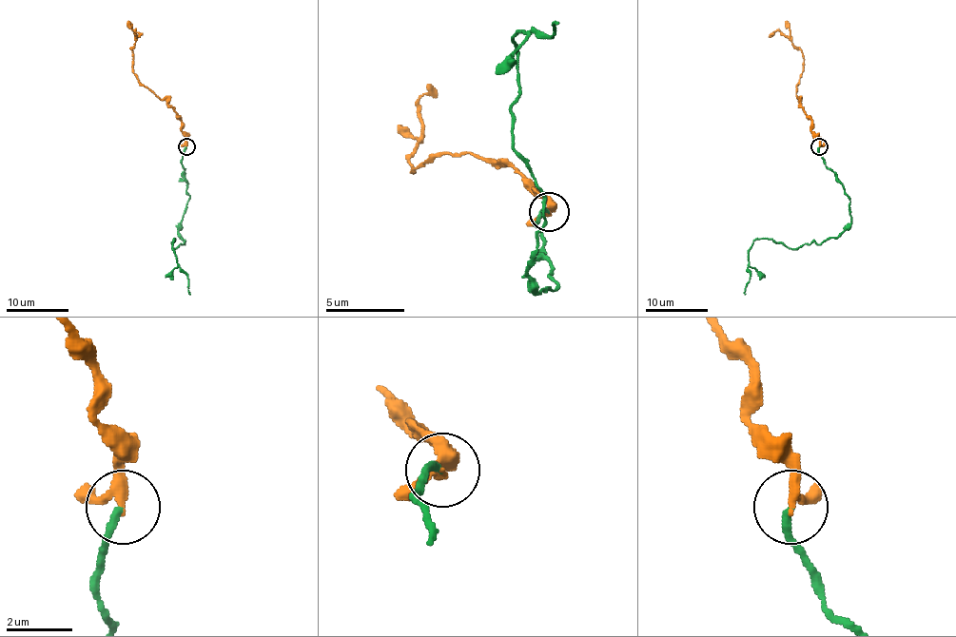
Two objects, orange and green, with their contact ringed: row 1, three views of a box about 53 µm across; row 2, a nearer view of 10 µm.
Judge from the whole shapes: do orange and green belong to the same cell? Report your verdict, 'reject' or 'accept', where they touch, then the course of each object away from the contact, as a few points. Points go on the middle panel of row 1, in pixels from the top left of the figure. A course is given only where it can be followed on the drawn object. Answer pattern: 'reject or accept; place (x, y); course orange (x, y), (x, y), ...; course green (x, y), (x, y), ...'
accept; place (549, 211); course orange (550, 213), (538, 193), (511, 165), (439, 153), (412, 173), (408, 153), (419, 138), (419, 106), (432, 83); course green (550, 213), (538, 224), (557, 283), (535, 291), (526, 263), (546, 217), (511, 114), (518, 31), (557, 24)

